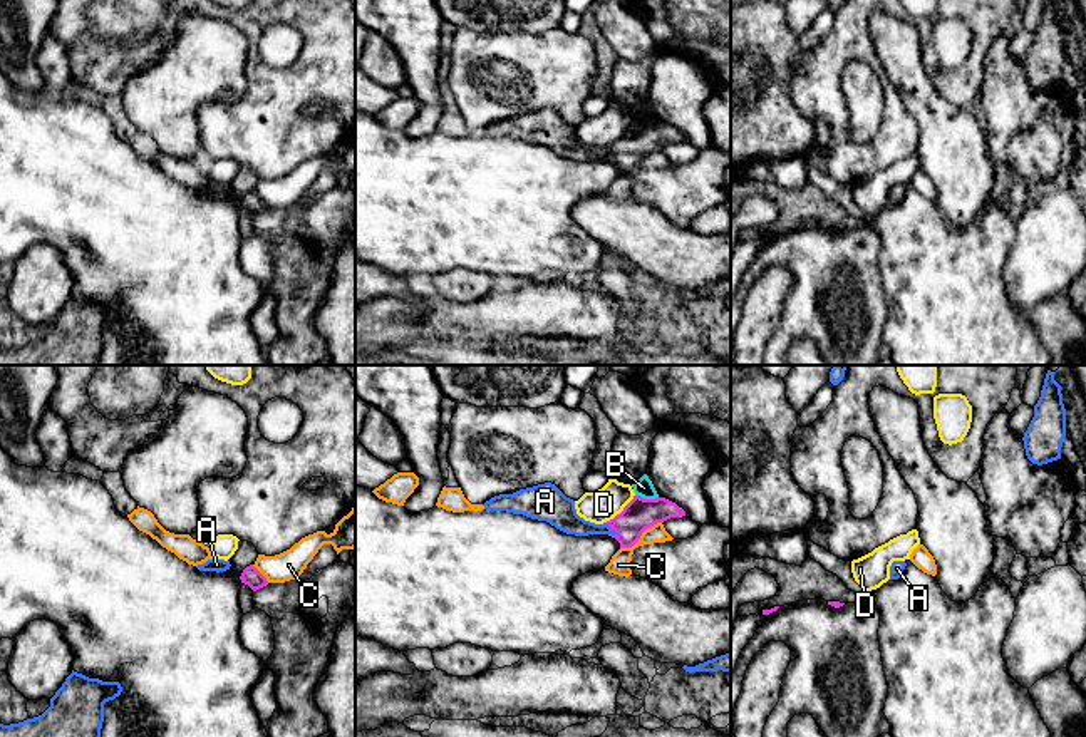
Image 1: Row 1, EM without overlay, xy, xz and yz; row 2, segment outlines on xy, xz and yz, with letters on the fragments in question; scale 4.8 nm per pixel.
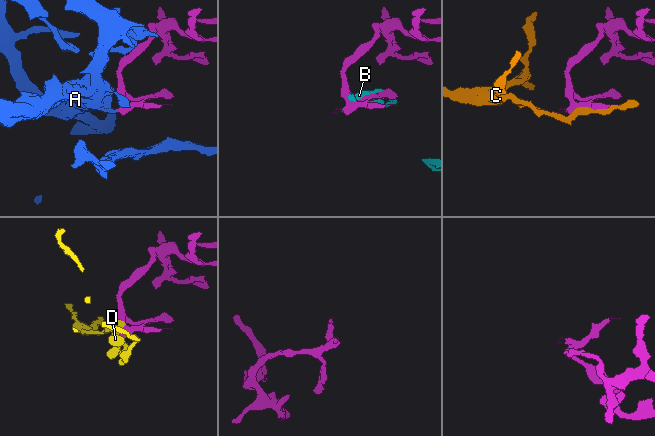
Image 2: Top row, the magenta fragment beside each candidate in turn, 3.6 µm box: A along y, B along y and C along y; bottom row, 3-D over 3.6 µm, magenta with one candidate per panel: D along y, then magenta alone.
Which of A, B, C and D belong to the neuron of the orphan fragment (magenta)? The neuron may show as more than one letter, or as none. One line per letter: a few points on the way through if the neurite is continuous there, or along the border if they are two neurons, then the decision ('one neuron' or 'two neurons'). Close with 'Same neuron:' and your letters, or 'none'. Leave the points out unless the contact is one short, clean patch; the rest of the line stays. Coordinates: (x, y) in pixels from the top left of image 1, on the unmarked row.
A: way xz (639, 139), (625, 153), (612, 153), (580, 153), (562, 139); one neuron
B: two neurons
C: two neurons
D: border xz (634, 119), (619, 138), (605, 146); two neurons
Same neuron: A

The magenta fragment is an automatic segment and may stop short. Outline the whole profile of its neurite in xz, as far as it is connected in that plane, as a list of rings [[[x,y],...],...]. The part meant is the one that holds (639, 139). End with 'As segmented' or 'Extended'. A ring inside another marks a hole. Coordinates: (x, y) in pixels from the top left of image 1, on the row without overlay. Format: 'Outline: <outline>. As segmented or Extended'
Outline: [[[551,107],[520,114],[513,119],[494,121],[483,131],[486,136],[506,136],[546,146],[566,159],[608,159],[620,168],[620,173],[632,173],[642,157],[657,147],[685,141],[682,132],[665,122],[644,124],[634,121],[613,144],[595,149],[580,142],[575,134],[575,126],[566,122]]]. Extended

